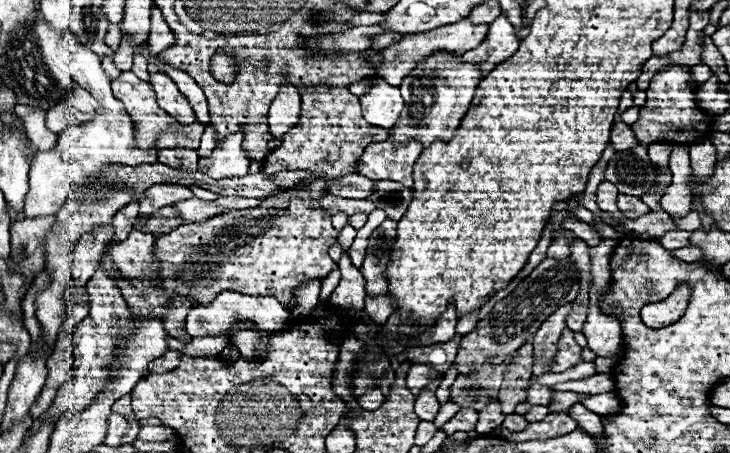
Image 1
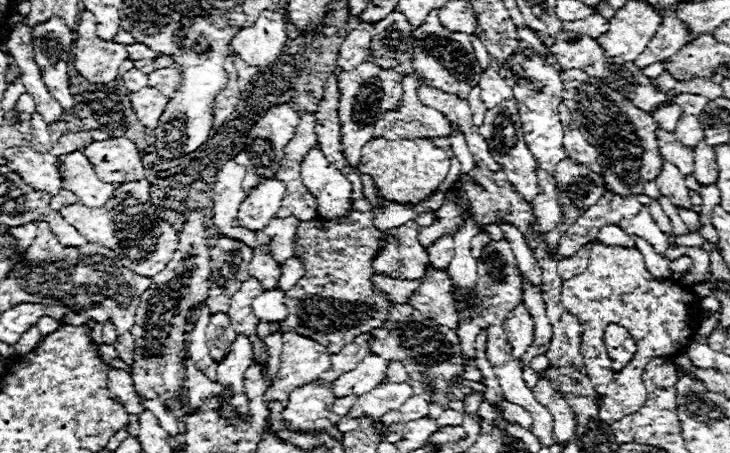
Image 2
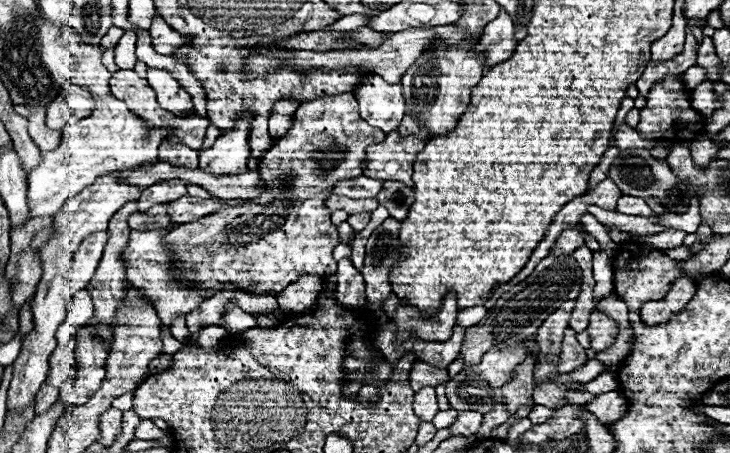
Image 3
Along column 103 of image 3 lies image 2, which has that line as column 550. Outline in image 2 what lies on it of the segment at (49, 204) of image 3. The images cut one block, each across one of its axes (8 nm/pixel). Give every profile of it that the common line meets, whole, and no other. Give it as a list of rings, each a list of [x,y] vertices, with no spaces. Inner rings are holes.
[[[518,28],[518,50],[512,54],[516,56],[516,62],[522,66],[524,74],[518,80],[512,74],[512,64],[504,62],[498,72],[500,76],[504,76],[504,80],[508,80],[508,84],[512,84],[514,90],[514,100],[518,102],[518,114],[522,120],[522,130],[524,130],[524,140],[530,148],[530,152],[534,154],[536,162],[540,168],[544,168],[548,174],[554,176],[556,172],[556,164],[564,158],[568,158],[568,154],[564,152],[562,146],[562,136],[564,136],[564,126],[558,118],[558,104],[562,102],[562,80],[560,80],[560,72],[546,64],[546,54],[548,48],[542,44],[542,40],[536,36],[536,32],[532,32],[530,28]]]

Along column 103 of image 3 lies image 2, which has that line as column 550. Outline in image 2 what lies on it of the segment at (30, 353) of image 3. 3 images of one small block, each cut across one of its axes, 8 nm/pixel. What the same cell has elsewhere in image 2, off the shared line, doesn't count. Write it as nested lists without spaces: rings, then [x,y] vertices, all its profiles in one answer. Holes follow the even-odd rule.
[[[536,170],[538,176],[538,188],[540,194],[532,202],[532,214],[536,216],[536,224],[532,224],[534,234],[546,234],[556,224],[562,222],[562,210],[558,204],[558,186],[554,176],[550,176],[544,170]]]

